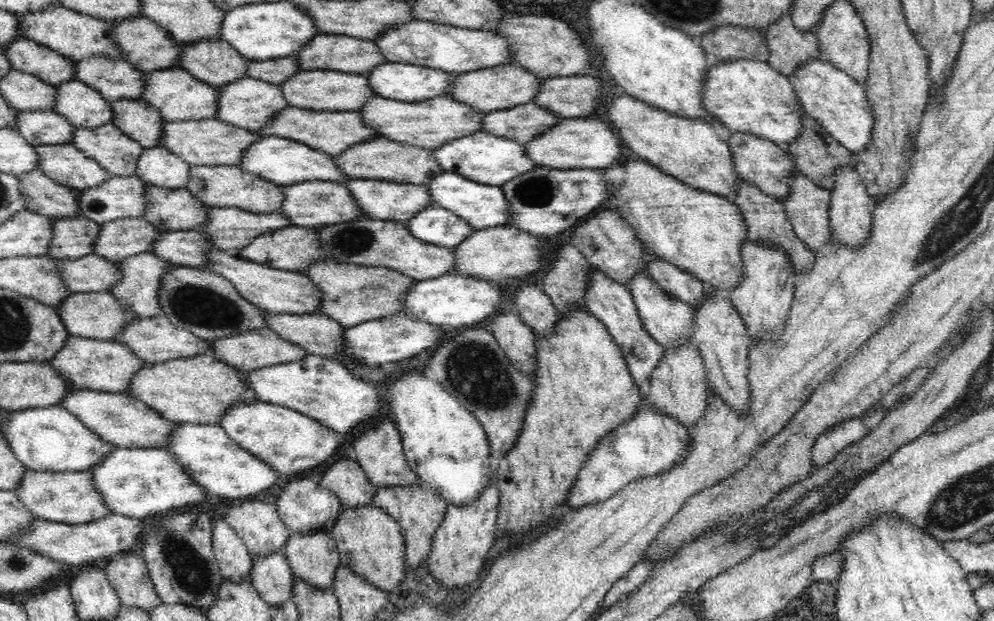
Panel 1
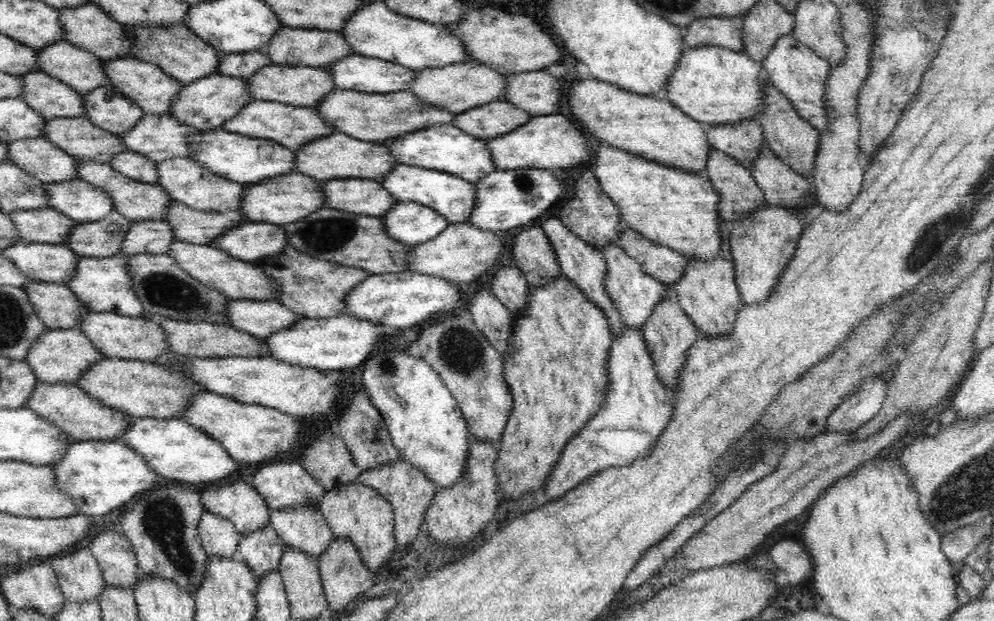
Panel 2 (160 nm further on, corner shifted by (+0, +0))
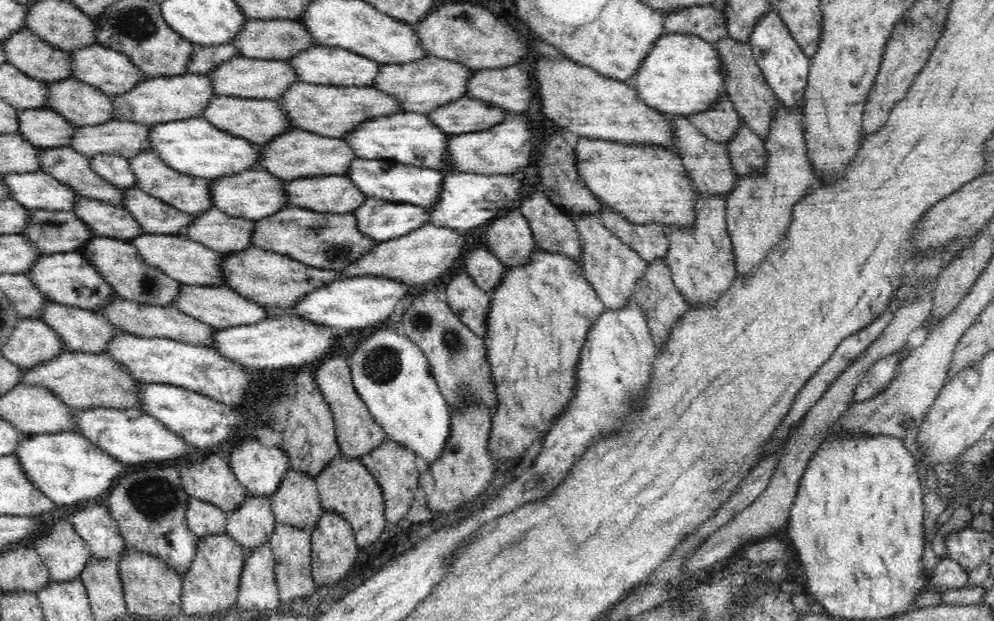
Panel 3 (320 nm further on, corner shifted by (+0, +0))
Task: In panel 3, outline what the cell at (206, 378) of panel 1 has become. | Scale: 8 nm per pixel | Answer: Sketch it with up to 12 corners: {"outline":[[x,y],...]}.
{"outline":[[107,354],[22,368],[68,407],[136,408],[140,381]]}

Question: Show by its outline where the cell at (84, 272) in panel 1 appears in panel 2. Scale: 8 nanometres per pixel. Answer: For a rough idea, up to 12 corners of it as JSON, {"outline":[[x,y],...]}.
{"outline":[[17,240],[3,255],[34,281],[65,284],[81,255]]}

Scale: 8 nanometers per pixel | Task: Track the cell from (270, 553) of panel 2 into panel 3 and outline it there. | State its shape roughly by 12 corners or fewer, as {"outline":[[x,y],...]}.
{"outline":[[246,496],[226,513],[226,532],[245,552],[269,544],[269,496]]}

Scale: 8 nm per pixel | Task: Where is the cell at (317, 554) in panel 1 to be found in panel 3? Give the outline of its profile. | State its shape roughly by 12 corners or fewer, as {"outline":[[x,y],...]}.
{"outline":[[290,469],[271,496],[276,521],[311,532],[315,478]]}

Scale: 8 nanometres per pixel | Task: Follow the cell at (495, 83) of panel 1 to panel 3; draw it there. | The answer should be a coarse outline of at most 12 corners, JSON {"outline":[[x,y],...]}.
{"outline":[[426,56],[380,64],[371,86],[406,112],[466,97],[474,69]]}

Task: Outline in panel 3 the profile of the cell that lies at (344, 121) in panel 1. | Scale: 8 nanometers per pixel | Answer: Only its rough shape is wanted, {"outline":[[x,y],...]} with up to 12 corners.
{"outline":[[211,96],[201,118],[254,144],[291,129],[272,99]]}

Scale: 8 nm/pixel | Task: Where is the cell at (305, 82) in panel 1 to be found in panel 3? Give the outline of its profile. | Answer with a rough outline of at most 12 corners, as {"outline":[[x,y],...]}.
{"outline":[[236,55],[209,76],[216,95],[277,101],[302,81],[287,61]]}

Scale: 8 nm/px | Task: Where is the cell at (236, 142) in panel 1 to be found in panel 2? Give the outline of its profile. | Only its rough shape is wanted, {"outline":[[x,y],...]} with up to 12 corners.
{"outline":[[171,114],[142,115],[119,135],[156,161],[189,158],[200,131]]}

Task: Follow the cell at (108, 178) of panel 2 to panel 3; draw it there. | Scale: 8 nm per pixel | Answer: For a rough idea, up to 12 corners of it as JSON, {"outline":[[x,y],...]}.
{"outline":[[40,148],[39,170],[78,195],[123,206],[123,189],[100,178],[92,158]]}

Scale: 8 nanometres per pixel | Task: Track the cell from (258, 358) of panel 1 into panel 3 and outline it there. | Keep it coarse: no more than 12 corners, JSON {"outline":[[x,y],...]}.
{"outline":[[122,297],[97,310],[143,337],[211,346],[215,329],[172,305]]}

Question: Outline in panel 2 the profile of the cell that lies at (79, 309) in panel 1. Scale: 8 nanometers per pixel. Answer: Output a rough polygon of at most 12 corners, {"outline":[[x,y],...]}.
{"outline":[[65,284],[21,288],[50,329],[90,312]]}

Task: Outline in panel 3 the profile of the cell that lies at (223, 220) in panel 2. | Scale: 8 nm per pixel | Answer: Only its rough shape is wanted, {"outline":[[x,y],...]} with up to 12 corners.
{"outline":[[136,186],[123,206],[144,233],[182,235],[194,215]]}

